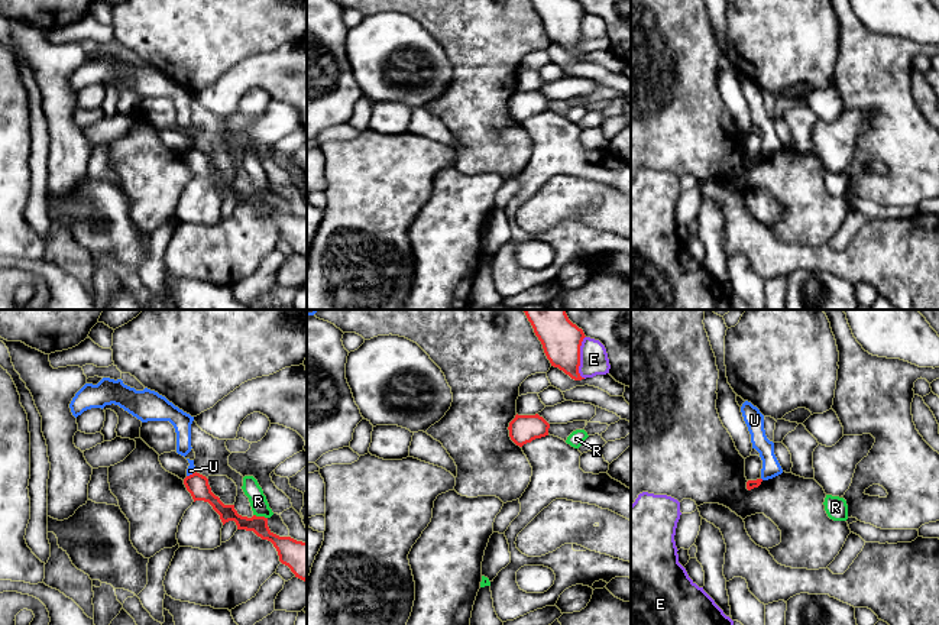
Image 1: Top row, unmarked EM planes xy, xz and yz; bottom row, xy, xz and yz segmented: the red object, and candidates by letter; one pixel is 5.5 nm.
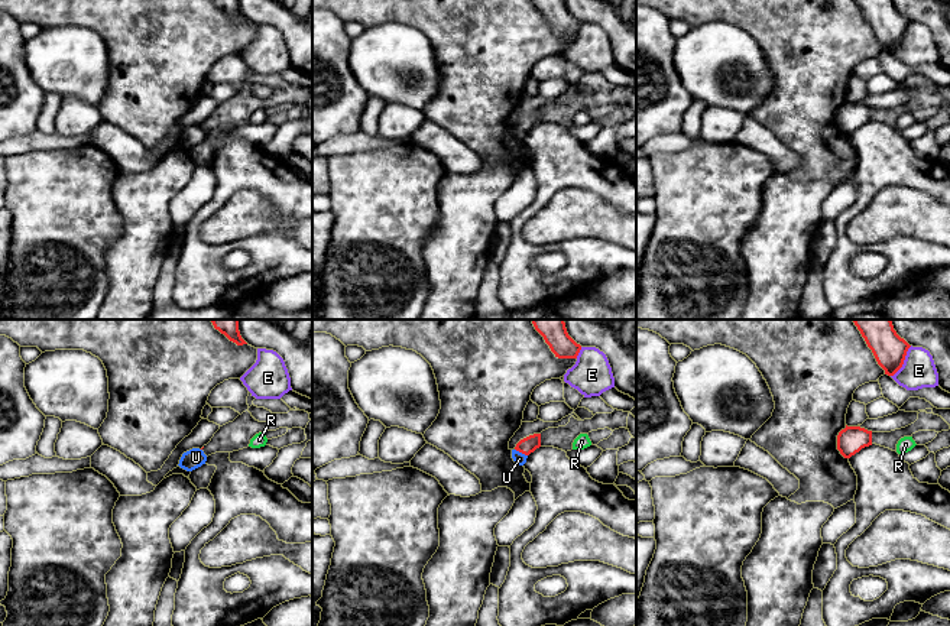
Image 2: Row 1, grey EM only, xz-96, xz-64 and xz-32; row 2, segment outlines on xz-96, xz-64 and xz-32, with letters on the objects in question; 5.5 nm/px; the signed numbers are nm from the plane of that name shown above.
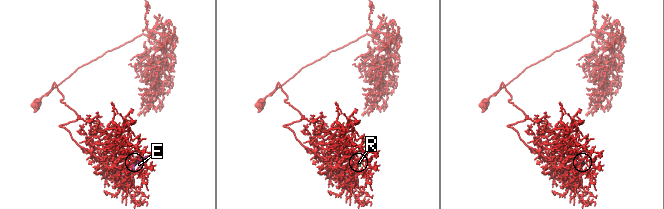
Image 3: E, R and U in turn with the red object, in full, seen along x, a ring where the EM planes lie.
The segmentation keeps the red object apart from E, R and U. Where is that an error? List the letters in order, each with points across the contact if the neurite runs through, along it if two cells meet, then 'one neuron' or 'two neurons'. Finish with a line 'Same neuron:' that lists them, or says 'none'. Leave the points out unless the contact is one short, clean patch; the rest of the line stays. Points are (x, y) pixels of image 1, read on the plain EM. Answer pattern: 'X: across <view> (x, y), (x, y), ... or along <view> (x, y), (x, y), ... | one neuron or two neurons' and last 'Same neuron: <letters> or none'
E: two neurons
R: along xy (253, 190), (266, 194) | two neurons
U: along xy (193, 148), (187, 152) | two neurons
Same neuron: none

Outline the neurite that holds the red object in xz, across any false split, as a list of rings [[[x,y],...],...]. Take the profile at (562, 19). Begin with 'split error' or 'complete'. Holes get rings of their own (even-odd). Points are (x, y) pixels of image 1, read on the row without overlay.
complete | [[[531,0],[543,20],[551,42],[558,43],[574,56],[585,54],[579,49],[580,22],[586,13],[576,0]]]

